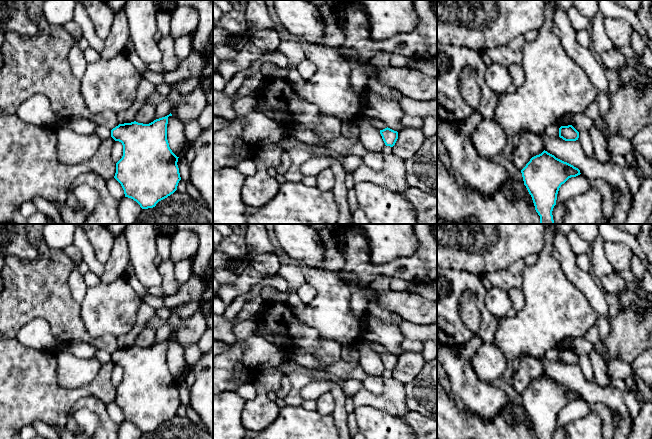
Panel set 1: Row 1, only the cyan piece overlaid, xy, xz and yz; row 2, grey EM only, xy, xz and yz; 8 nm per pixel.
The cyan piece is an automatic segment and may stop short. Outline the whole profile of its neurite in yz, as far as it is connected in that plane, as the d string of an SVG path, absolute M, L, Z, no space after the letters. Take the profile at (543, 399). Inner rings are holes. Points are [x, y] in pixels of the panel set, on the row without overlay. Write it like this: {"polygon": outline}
{"polygon": "M545 374L532 381L521 397L538 439L552 439L561 409L581 398L578 392Z"}

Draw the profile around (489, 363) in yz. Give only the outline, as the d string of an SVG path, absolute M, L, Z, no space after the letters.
M482 343L470 364L479 379L488 383L501 377L509 367L503 352L493 343Z

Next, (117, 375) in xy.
M115 365L111 374L111 382L114 387L117 387L123 380L123 369L119 365Z

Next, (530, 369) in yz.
M526 356L520 360L517 370L515 370L512 386L518 394L522 394L530 383L544 375L542 362L536 358Z

